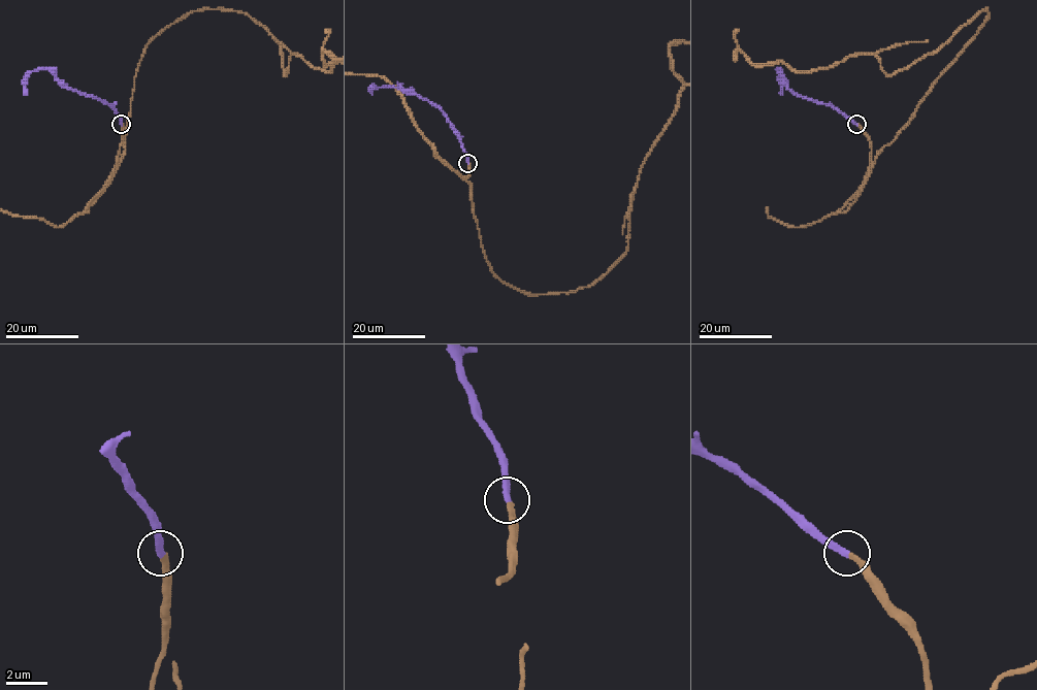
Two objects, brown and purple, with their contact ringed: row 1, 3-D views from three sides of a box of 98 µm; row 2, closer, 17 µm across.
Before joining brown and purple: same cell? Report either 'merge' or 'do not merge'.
merge

